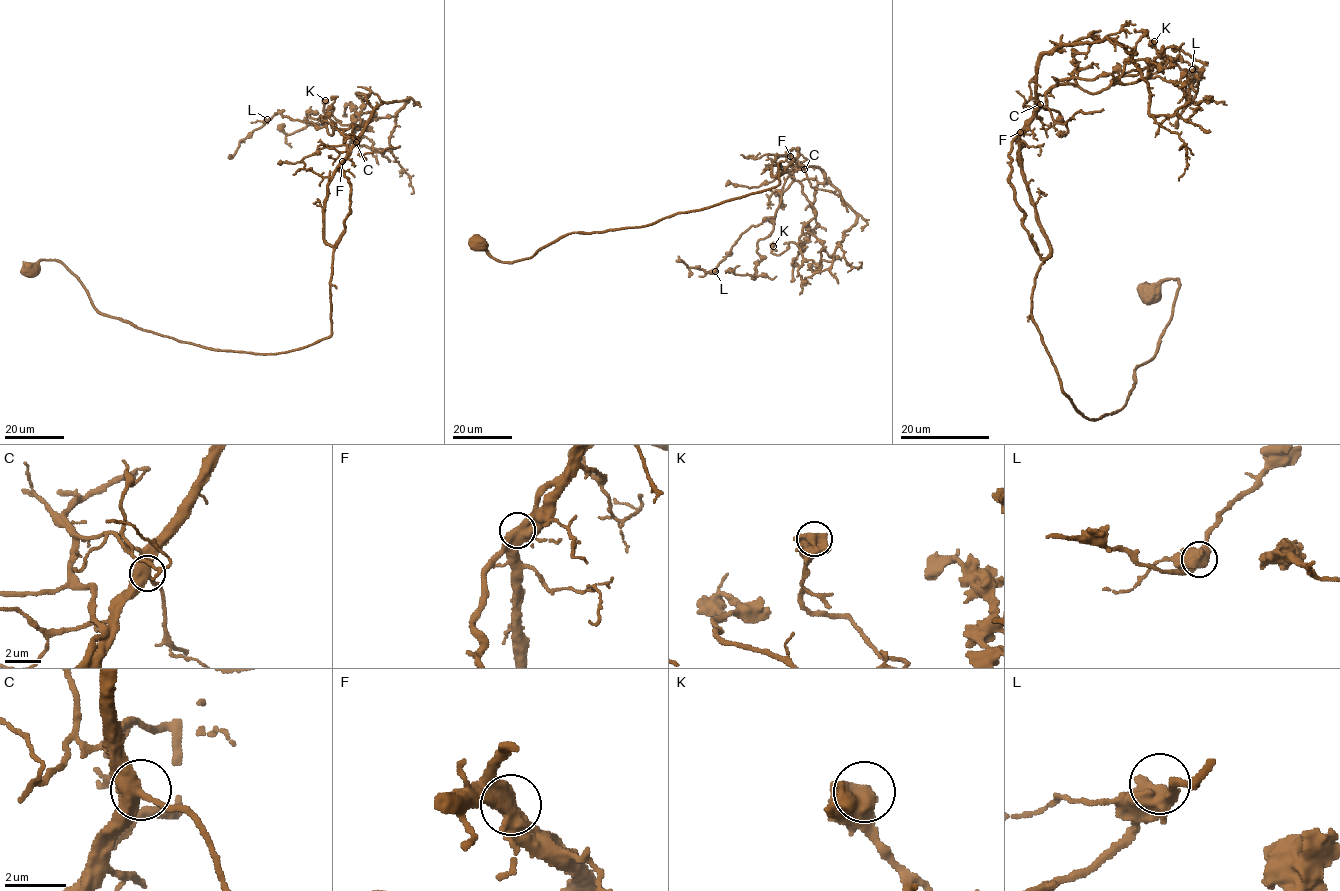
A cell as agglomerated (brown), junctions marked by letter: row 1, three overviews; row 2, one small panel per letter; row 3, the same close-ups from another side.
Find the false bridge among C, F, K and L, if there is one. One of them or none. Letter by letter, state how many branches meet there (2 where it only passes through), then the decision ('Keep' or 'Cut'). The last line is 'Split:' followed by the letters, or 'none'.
C: Branches: 3. Keep
F: Branches: 3. Keep
K: Branches: 3. Keep
L: Branches: 3. Keep
Split: none

